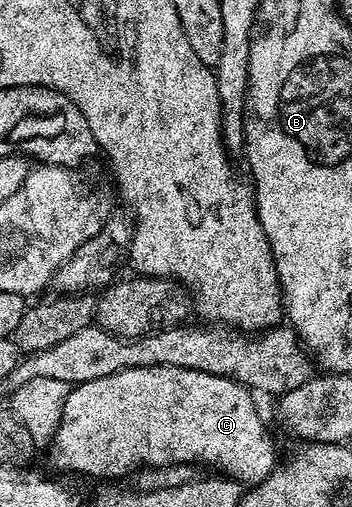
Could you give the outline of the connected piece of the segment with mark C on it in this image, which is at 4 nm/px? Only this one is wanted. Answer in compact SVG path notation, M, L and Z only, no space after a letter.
M148 365L146 367L132 367L119 373L104 375L104 379L92 379L79 385L74 385L70 390L68 399L64 405L64 415L60 427L56 431L52 442L53 448L58 448L58 457L70 469L78 473L91 473L94 477L122 477L126 472L137 470L139 467L153 467L156 465L188 465L193 466L194 461L202 465L215 465L215 470L221 471L225 476L247 486L259 485L265 481L273 469L271 462L271 448L276 444L275 438L270 438L266 429L257 429L254 426L254 400L255 394L245 385L235 381L233 377L221 377L215 373L205 373L199 369L178 367L176 365Z

